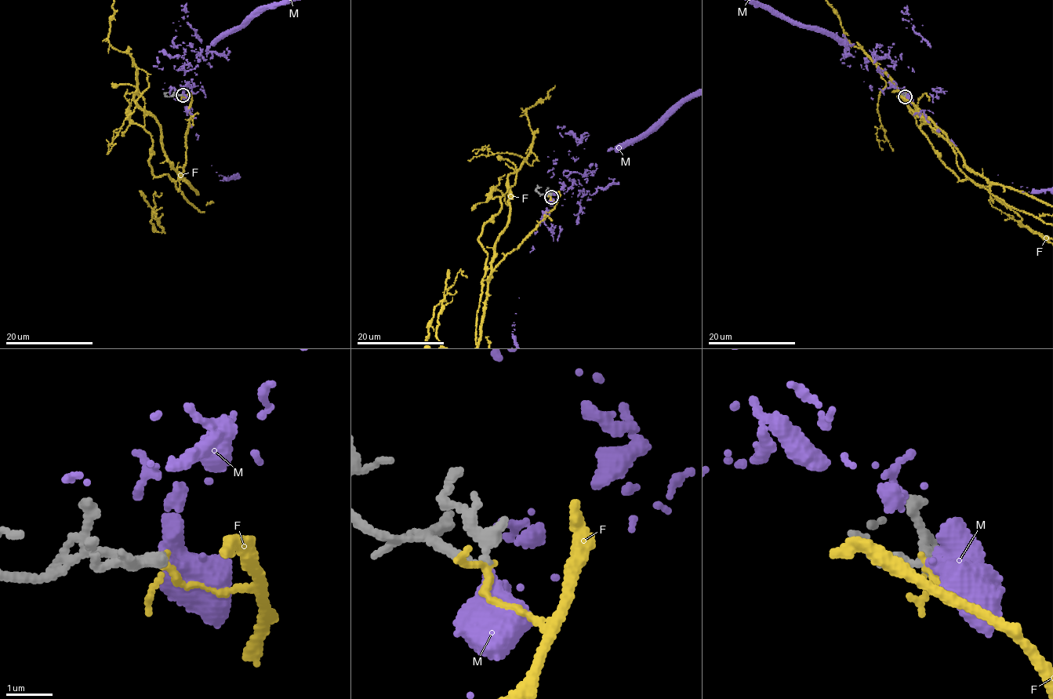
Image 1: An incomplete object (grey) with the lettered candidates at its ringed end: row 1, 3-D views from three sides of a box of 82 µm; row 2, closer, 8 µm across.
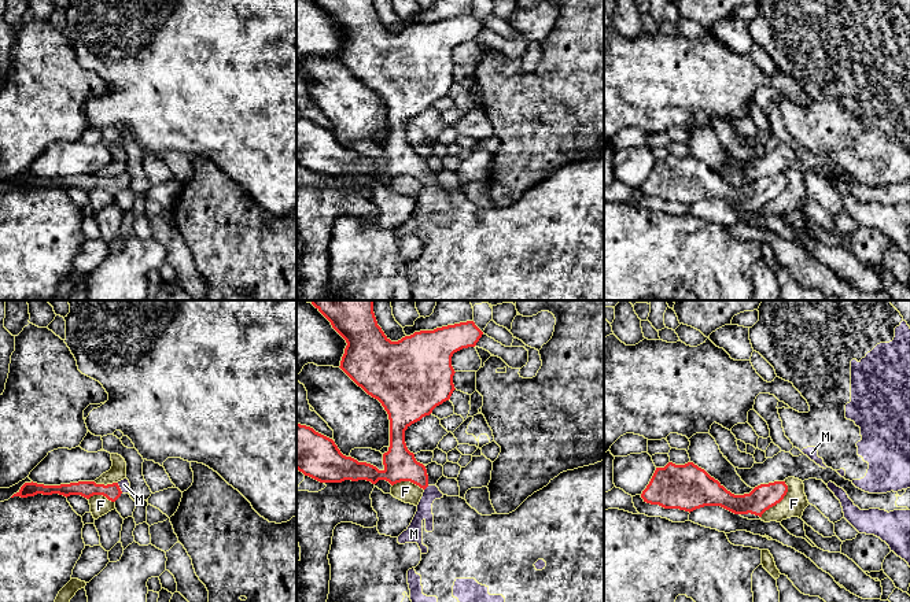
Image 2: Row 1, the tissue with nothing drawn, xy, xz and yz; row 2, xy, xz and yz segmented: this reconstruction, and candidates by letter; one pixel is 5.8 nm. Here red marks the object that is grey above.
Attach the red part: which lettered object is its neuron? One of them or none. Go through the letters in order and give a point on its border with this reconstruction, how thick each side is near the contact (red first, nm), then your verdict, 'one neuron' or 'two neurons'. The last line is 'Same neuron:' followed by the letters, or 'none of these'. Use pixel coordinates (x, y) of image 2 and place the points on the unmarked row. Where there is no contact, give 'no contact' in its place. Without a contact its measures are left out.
F: yz (780, 194) | 150/140 nm | two neurons
M: xy (120, 181) | 100/70 nm | one neuron
Same neuron: M

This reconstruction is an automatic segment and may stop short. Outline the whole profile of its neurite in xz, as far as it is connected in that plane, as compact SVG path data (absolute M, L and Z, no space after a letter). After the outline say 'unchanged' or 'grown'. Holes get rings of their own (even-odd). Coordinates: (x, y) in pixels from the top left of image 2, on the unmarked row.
M373 0L316 1L347 36L339 60L387 104L390 140L383 147L384 162L379 163L343 148L332 132L313 121L296 117L296 162L320 176L386 173L394 178L410 174L424 182L410 218L398 229L399 237L417 236L421 243L420 256L408 263L412 300L604 300L604 154L560 166L509 207L482 208L465 192L443 188L436 178L430 178L425 159L406 140L405 123L449 93L456 82L452 49L476 38L483 25L475 15L420 23L391 34L377 18Z; grown

